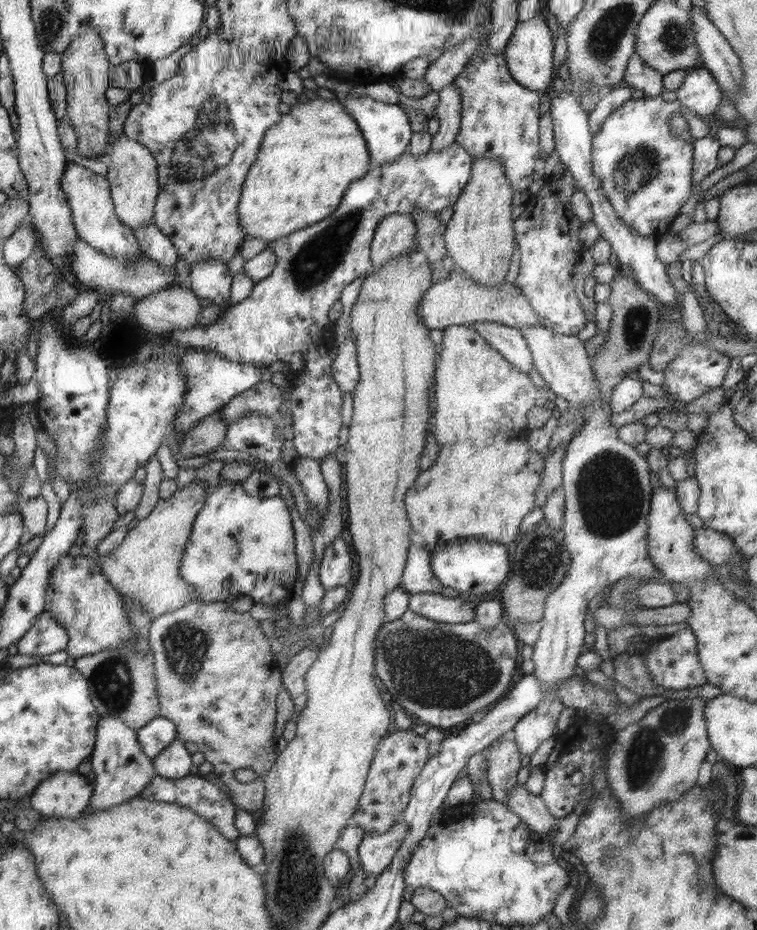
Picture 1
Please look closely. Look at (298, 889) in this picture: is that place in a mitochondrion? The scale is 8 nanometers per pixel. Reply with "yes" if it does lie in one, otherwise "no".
yes

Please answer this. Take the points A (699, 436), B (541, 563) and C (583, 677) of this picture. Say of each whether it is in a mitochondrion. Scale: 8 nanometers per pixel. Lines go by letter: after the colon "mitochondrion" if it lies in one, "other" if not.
A: other
B: mitochondrion
C: other

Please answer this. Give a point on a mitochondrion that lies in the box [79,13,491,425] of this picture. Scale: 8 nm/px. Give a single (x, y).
(205, 147)

